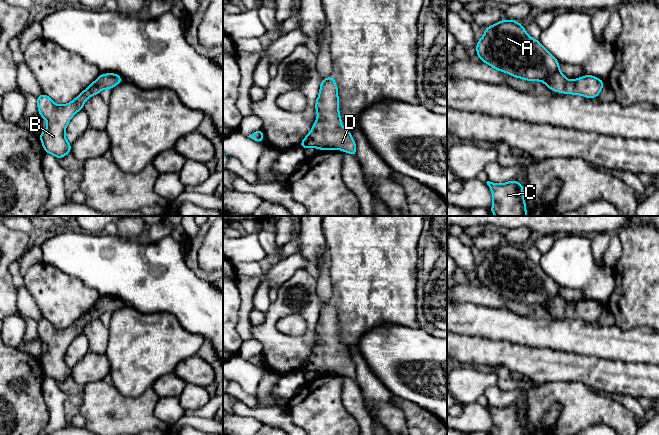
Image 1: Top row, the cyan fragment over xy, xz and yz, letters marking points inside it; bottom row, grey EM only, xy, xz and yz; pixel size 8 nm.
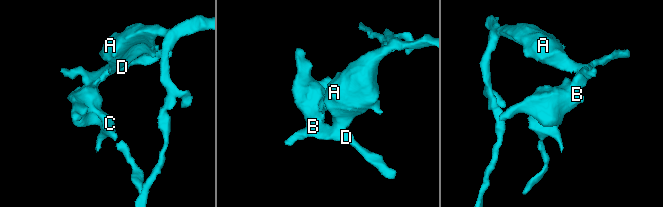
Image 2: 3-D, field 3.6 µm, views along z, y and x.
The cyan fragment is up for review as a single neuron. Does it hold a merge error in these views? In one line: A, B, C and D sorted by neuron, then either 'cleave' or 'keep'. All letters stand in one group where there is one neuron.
groups A B C D; keep

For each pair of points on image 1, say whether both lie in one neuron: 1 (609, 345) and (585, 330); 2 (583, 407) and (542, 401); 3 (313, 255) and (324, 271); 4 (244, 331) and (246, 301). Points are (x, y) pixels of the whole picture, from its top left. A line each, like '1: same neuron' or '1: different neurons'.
1: same neuron
2: same neuron
3: different neurons
4: same neuron

